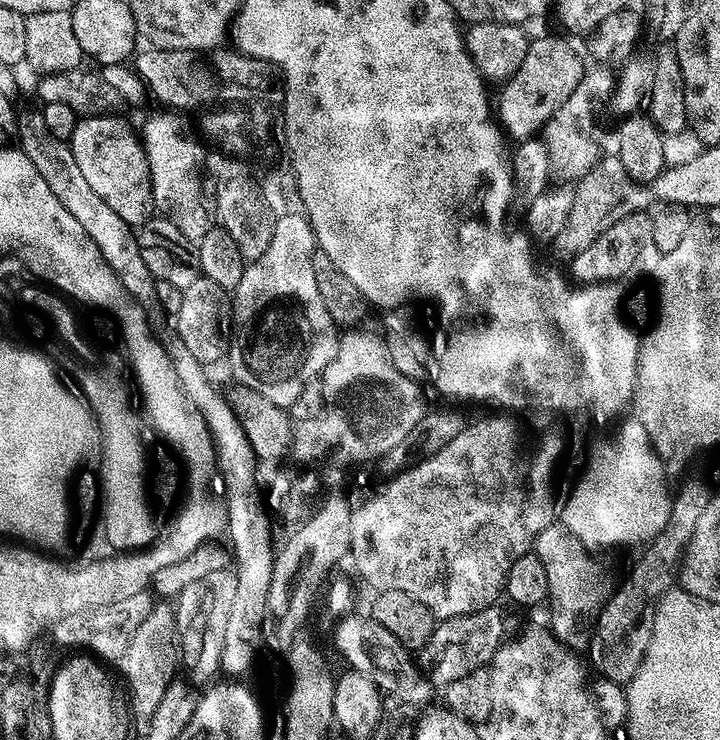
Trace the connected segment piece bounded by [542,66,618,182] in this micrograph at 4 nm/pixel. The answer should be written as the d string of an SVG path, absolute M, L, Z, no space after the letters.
M608 66L589 67L584 73L574 94L554 110L554 114L544 123L542 139L548 151L548 167L553 173L556 172L564 180L575 182L587 174L596 165L598 159L598 148L596 136L592 133L592 115L596 112L600 100L607 101L617 87L618 80Z

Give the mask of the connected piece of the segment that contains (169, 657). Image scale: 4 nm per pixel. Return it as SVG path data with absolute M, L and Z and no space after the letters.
M157 603L142 626L135 631L134 638L129 644L126 666L123 669L128 675L128 688L132 691L130 712L135 719L137 716L140 722L147 722L154 714L154 710L158 710L158 702L162 702L162 694L166 694L166 686L170 686L177 675L178 652L177 649L176 652L172 649L172 643L175 645L178 640L176 616L164 604L167 603Z

